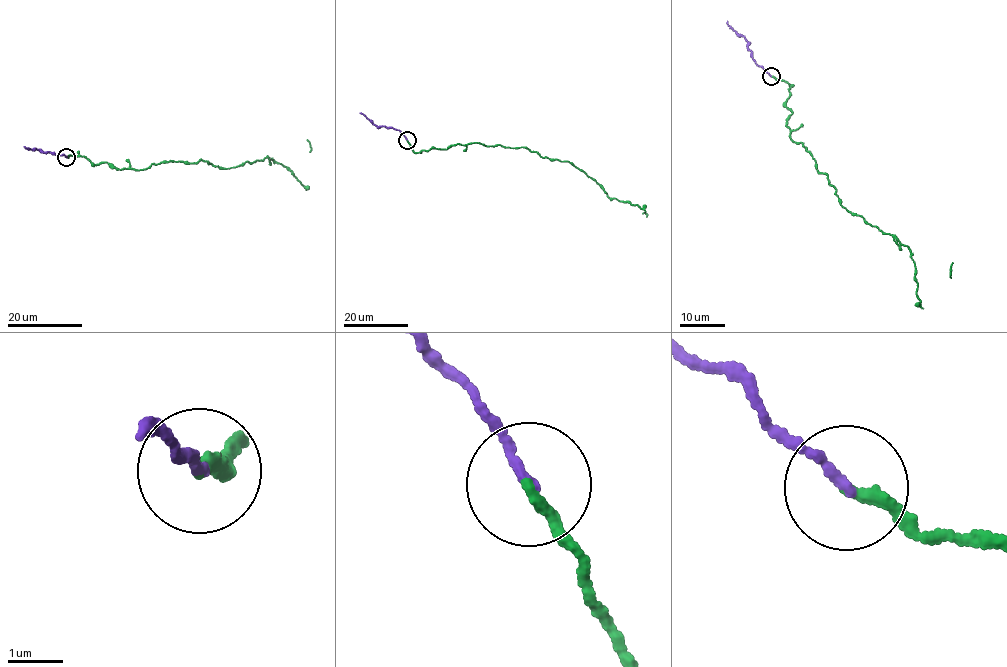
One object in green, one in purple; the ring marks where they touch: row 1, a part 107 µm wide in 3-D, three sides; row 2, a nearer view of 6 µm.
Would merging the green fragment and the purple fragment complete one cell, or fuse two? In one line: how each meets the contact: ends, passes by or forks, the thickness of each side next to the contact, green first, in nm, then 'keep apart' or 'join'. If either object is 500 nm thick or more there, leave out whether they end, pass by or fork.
green ends; purple ends; calibres 200 and 160 nm; join

